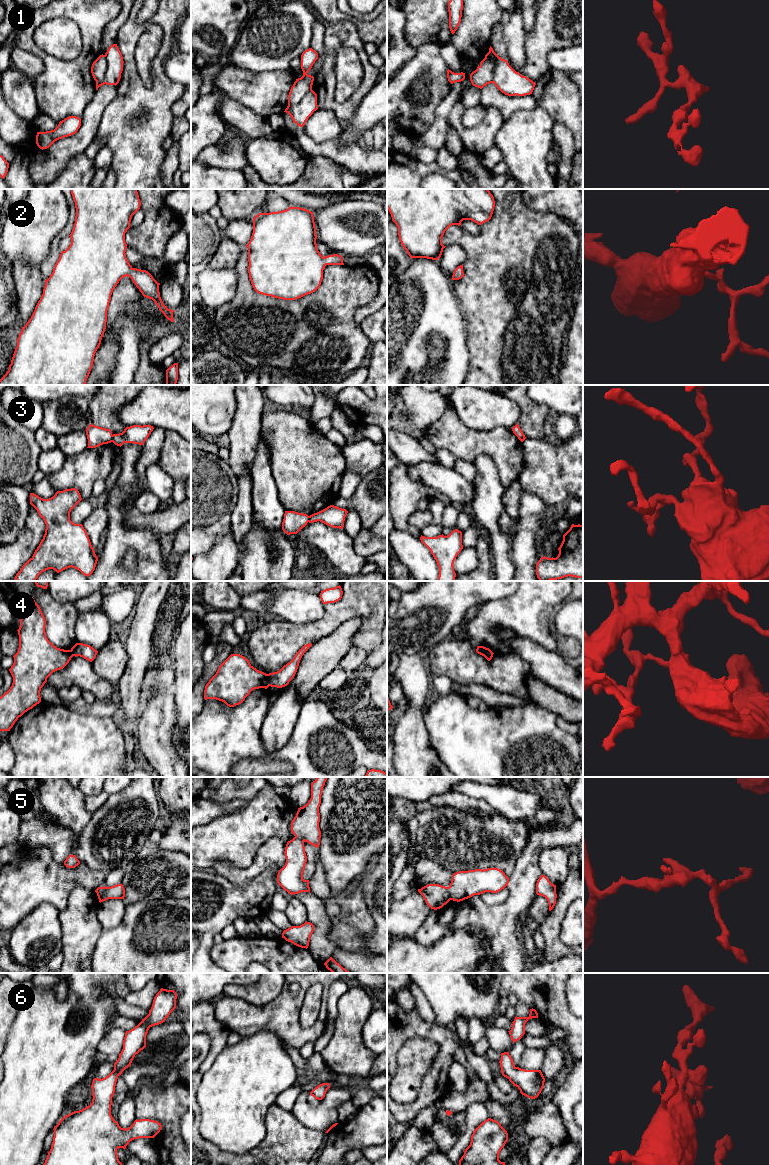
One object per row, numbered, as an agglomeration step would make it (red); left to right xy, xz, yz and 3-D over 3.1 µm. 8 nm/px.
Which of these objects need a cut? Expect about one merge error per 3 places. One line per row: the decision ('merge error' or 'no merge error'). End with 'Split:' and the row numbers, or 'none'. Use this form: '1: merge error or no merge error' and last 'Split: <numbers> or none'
1: merge error
2: no merge error
3: merge error
4: merge error
5: merge error
6: no merge error
Split: 1, 3, 4, 5

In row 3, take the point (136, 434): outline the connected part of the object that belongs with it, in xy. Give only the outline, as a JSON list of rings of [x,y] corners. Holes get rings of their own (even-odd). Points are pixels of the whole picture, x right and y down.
[[[133,425],[126,427],[122,433],[112,435],[112,442],[120,447],[124,443],[143,445],[153,429],[154,427],[151,425]]]

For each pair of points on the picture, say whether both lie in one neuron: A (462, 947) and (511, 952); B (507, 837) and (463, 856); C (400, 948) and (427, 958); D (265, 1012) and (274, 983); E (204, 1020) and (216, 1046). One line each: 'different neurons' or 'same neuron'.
A: different neurons
B: same neuron
C: same neuron
D: different neurons
E: same neuron

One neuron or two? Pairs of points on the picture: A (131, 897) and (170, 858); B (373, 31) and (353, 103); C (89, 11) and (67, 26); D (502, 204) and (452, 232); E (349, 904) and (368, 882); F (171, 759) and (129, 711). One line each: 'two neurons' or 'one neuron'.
A: one neuron
B: two neurons
C: two neurons
D: one neuron
E: two neurons
F: two neurons

